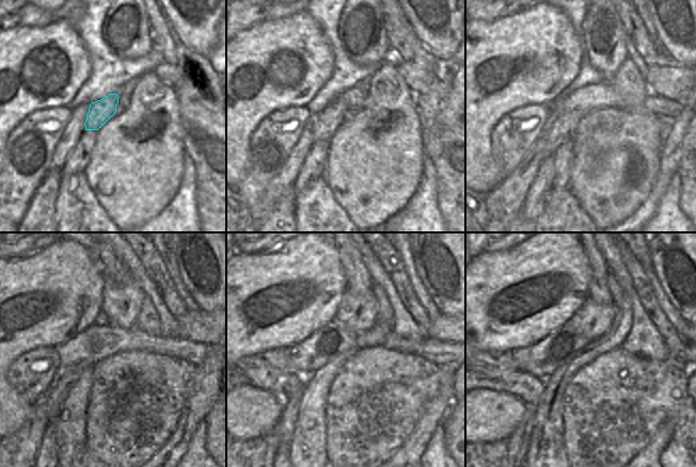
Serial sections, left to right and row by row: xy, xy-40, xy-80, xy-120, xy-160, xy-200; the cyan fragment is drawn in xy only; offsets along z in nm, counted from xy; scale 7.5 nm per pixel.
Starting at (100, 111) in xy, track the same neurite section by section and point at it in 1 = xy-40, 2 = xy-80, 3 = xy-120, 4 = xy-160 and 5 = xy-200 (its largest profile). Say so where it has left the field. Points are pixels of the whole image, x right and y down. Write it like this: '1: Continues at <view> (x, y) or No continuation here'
1: Continues at xy-40 (327, 122)
2: Continues at xy-80 (562, 129)
3: Continues at xy-120 (57, 393)
4: Continues at xy-160 (284, 429)
5: Continues at xy-200 (518, 443).

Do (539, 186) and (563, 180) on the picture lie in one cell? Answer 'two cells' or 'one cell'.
two cells

